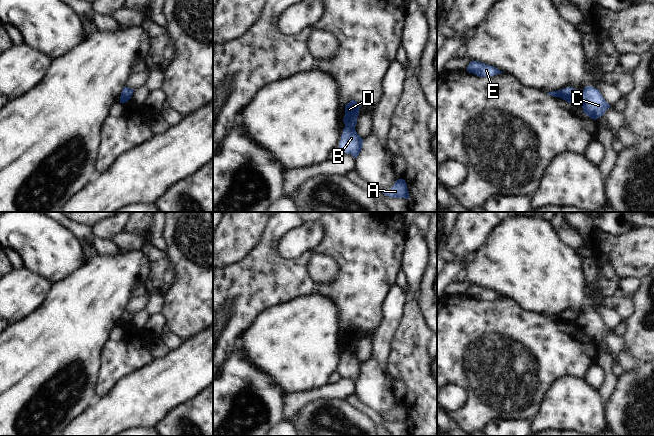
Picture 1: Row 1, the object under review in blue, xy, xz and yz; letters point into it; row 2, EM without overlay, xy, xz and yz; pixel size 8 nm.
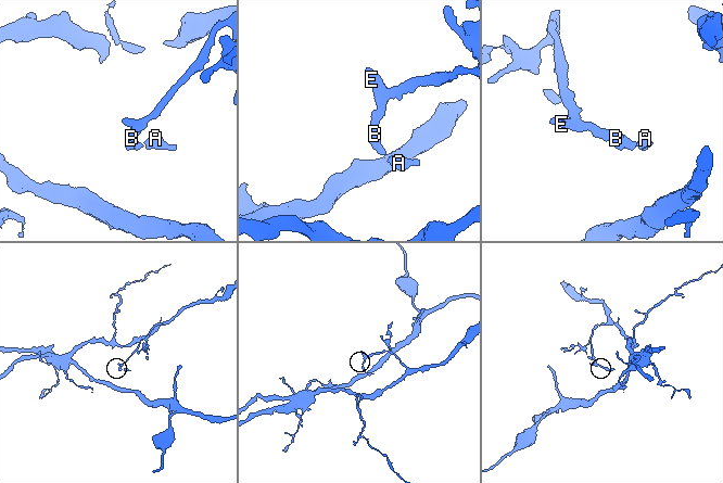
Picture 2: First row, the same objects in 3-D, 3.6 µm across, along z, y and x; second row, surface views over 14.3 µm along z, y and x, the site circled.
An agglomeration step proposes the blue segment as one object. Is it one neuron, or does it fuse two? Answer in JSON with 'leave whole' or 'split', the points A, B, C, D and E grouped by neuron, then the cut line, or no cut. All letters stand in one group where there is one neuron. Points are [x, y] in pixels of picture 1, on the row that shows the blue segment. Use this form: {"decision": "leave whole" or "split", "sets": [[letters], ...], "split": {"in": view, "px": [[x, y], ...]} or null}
{"decision": "split", "sets": [["A", "B", "C"], ["D", "E"]], "split": {"in": "yz", "px": [[578, 92], [573, 102]]}}

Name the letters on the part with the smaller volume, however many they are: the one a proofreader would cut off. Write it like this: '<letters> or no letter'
A, B, C

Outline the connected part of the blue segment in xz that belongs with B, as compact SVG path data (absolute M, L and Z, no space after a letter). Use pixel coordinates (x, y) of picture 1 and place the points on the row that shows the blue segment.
M344 127L339 142L339 150L341 153L351 154L355 159L361 152L363 139L357 134L354 128Z

